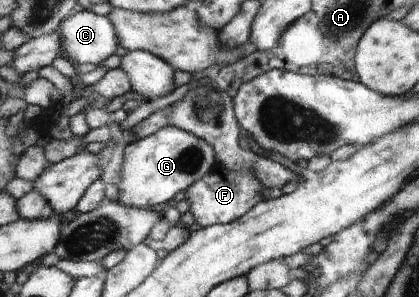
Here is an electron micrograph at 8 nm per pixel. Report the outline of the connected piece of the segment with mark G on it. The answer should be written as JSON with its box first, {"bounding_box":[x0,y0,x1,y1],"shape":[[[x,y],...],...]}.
{"bounding_box":[117,126,217,209],"shape":[[[168,126],[152,136],[124,147],[118,178],[117,200],[121,205],[141,209],[164,209],[178,192],[186,191],[217,165],[213,148],[192,133]]]}

